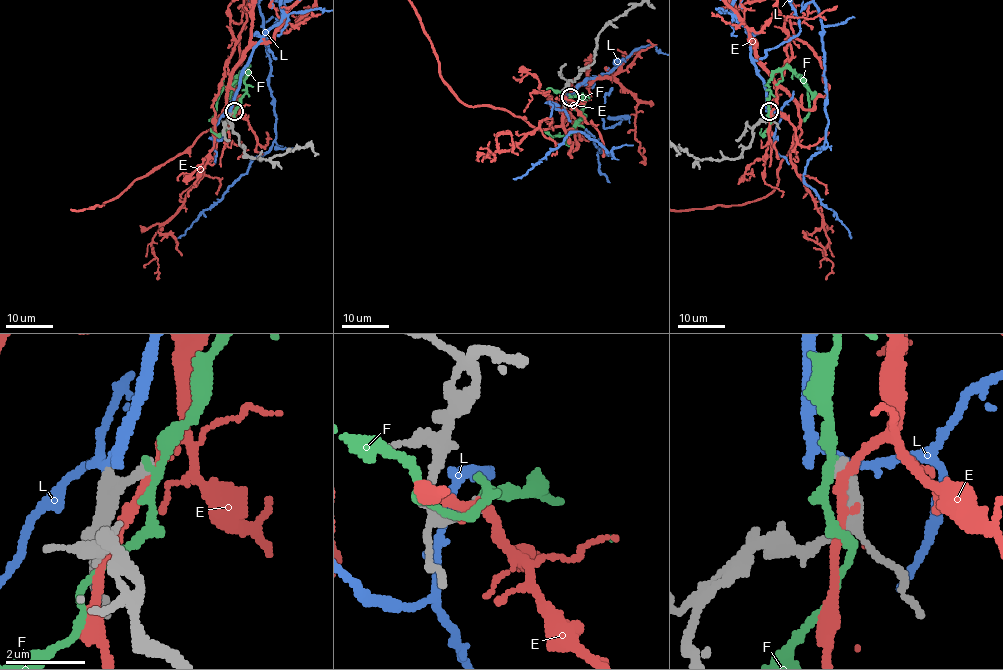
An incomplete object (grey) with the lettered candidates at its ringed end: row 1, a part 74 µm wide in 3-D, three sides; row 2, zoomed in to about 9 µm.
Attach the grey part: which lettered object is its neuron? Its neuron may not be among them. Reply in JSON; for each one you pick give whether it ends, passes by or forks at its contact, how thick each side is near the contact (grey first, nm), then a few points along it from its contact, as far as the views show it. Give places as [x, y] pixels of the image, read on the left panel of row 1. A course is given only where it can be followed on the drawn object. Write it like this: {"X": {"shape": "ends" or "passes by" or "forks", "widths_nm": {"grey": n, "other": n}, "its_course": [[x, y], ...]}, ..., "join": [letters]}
{"join": []}

